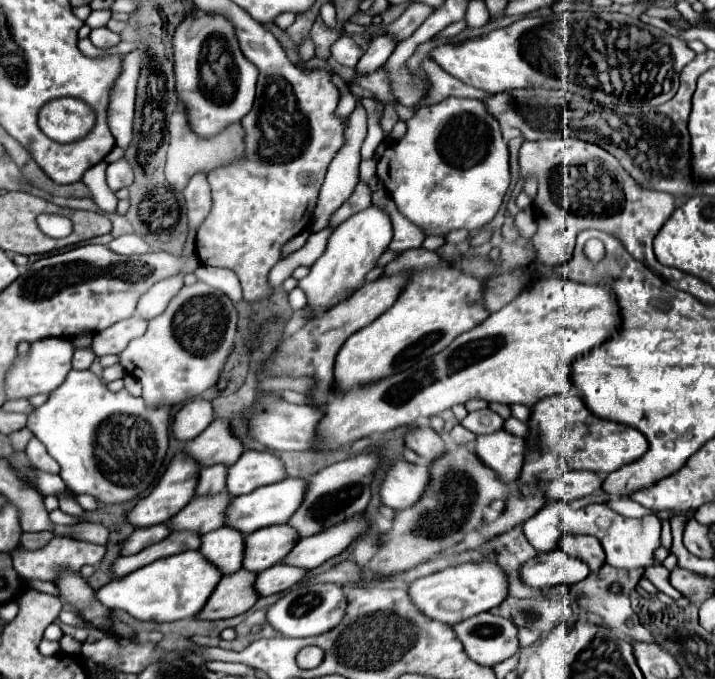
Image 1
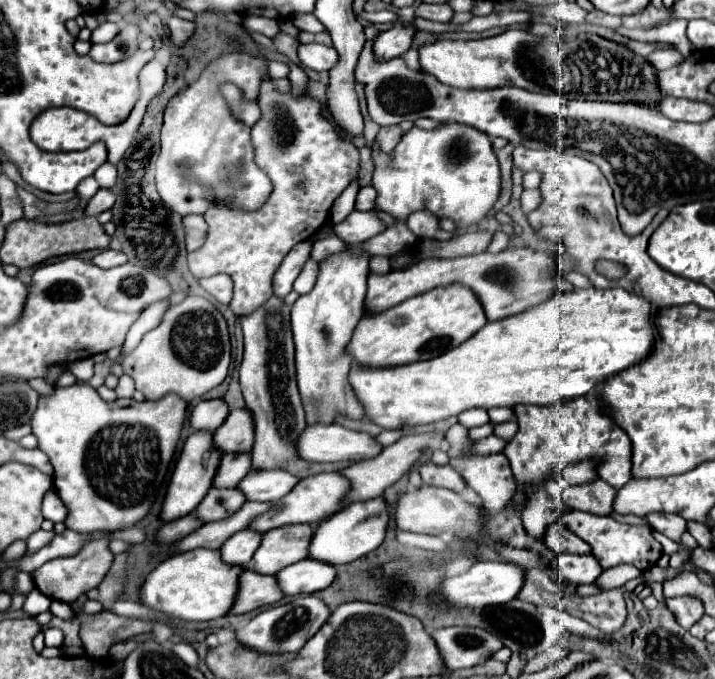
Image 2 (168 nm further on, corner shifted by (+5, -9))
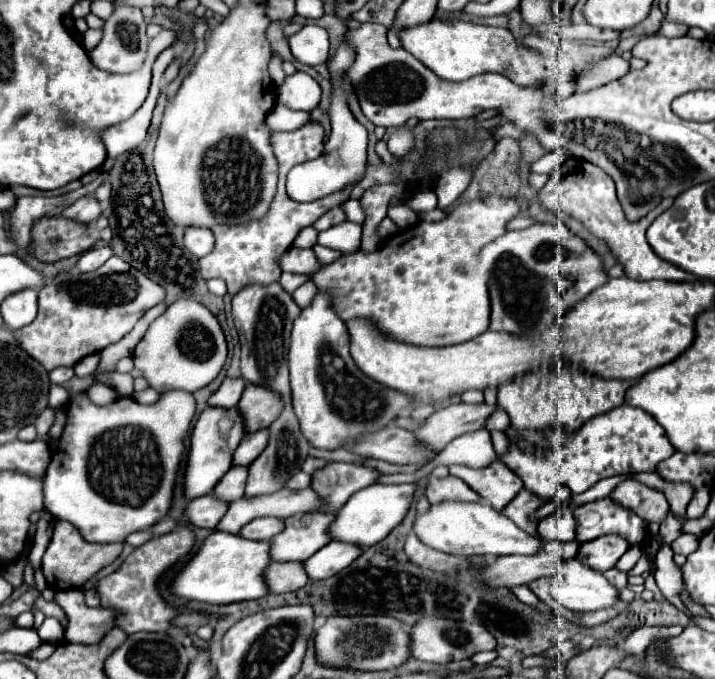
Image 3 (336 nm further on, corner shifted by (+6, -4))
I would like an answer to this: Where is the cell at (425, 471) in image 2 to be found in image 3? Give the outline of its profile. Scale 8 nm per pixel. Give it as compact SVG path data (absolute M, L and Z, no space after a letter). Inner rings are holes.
M448 475L446 479L432 477L426 487L426 497L428 497L430 505L442 503L442 501L462 501L462 503L480 501L478 493L468 489L468 485L464 485L464 481L460 481L458 477L452 477L452 475Z

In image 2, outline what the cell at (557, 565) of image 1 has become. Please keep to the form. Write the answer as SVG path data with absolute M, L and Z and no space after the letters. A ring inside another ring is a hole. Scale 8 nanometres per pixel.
M561 554L555 558L555 568L565 578L567 584L593 584L597 576L603 572L601 566L597 566L597 560L593 556L579 556L579 554Z

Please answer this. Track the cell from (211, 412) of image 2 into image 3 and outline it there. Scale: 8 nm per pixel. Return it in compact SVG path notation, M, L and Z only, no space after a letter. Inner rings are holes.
M226 377L224 383L220 385L220 389L210 397L208 405L220 405L224 409L230 409L230 407L236 407L240 397L242 397L242 391L246 387L246 381L242 377L238 379L230 379Z

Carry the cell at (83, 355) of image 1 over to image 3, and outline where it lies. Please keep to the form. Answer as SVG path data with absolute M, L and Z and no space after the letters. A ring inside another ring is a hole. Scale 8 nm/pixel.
M56 367L54 371L50 371L50 381L56 385L60 385L72 377L74 377L74 371L70 367Z

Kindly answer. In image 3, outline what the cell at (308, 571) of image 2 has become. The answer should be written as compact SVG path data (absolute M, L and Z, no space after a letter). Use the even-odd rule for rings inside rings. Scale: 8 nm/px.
M330 541L320 551L316 551L308 561L304 561L304 569L310 581L318 581L324 577L336 575L340 569L346 569L356 557L362 555L360 545L344 543L344 541Z

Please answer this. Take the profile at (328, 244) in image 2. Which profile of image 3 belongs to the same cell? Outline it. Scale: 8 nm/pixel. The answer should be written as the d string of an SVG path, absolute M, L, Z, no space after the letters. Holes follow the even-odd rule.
M296 247L286 249L282 259L278 259L278 265L282 267L282 271L300 273L306 277L312 277L320 269L320 263L312 249L296 249Z

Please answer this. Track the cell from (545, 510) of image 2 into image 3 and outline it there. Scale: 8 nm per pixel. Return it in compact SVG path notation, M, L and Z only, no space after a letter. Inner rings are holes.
M620 405L600 417L588 419L576 433L562 429L532 429L526 433L516 431L514 427L508 427L504 433L510 439L510 447L500 455L500 461L524 481L528 491L536 493L544 501L554 497L560 485L566 485L572 494L580 494L604 477L654 471L660 461L674 453L662 425L650 413L630 405ZM516 439L524 441L528 447L522 449L514 443Z

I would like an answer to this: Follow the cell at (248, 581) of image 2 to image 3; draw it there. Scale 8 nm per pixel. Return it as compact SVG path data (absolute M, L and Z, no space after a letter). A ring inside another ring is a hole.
M274 561L266 569L266 581L268 581L270 593L286 593L286 591L296 591L304 587L310 579L304 571L302 561L288 561L288 563Z

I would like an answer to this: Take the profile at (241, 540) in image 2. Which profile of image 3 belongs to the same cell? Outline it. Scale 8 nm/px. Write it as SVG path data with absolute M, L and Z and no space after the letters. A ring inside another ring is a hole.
M258 517L242 527L240 535L252 541L270 541L274 535L284 531L284 519L280 517Z

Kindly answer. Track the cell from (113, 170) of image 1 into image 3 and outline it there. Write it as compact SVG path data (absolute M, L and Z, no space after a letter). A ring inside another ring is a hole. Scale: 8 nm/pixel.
M82 197L76 203L72 203L70 207L66 207L60 215L64 219L78 221L82 225L90 225L90 223L94 223L100 217L100 213L102 213L100 203L94 197Z

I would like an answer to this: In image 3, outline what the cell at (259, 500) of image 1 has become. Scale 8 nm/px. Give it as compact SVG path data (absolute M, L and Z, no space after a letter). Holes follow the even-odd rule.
M328 463L312 475L312 489L316 489L326 501L326 507L322 511L332 511L340 509L356 491L374 485L378 477L380 471L366 465Z

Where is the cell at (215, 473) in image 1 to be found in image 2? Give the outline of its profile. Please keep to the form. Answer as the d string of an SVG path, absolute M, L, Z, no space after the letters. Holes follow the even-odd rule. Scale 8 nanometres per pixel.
M225 454L213 478L213 488L235 488L251 470L251 454Z

